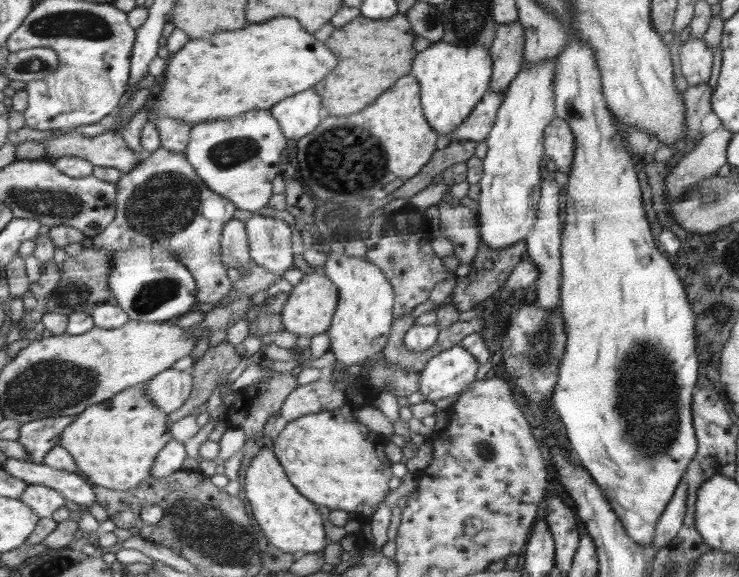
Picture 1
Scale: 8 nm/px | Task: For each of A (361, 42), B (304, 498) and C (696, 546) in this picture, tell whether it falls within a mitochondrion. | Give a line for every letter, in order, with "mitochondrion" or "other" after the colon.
A: other
B: other
C: other

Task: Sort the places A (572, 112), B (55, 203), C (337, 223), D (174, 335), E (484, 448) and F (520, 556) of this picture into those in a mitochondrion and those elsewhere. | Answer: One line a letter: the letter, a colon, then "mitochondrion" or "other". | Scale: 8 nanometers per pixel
A: other
B: mitochondrion
C: mitochondrion
D: other
E: mitochondrion
F: other

